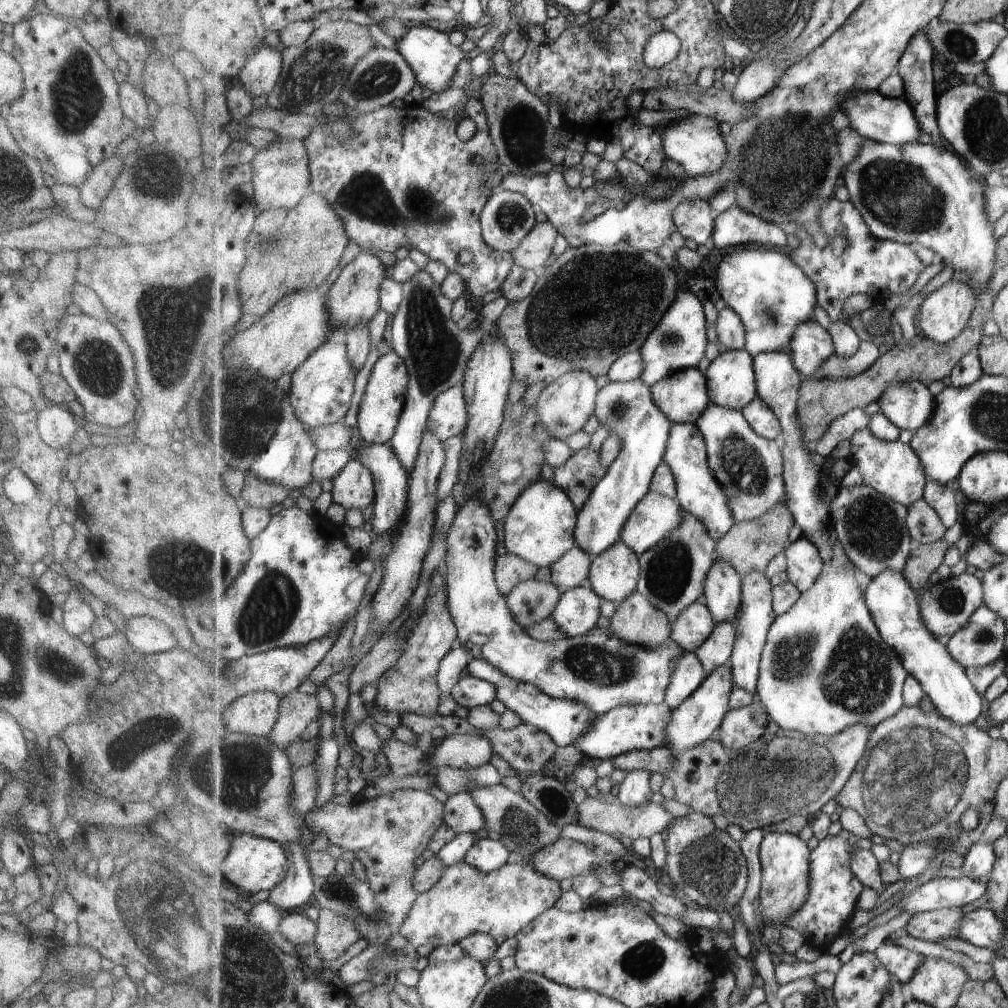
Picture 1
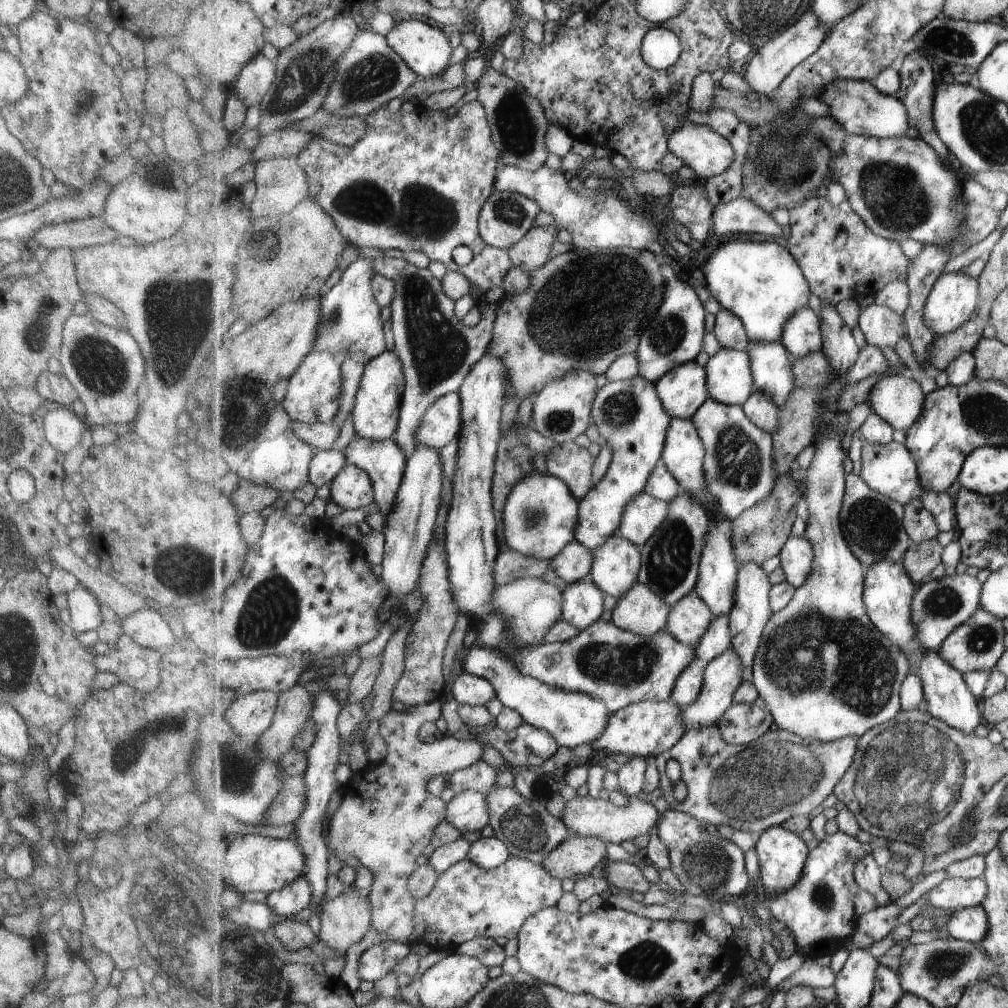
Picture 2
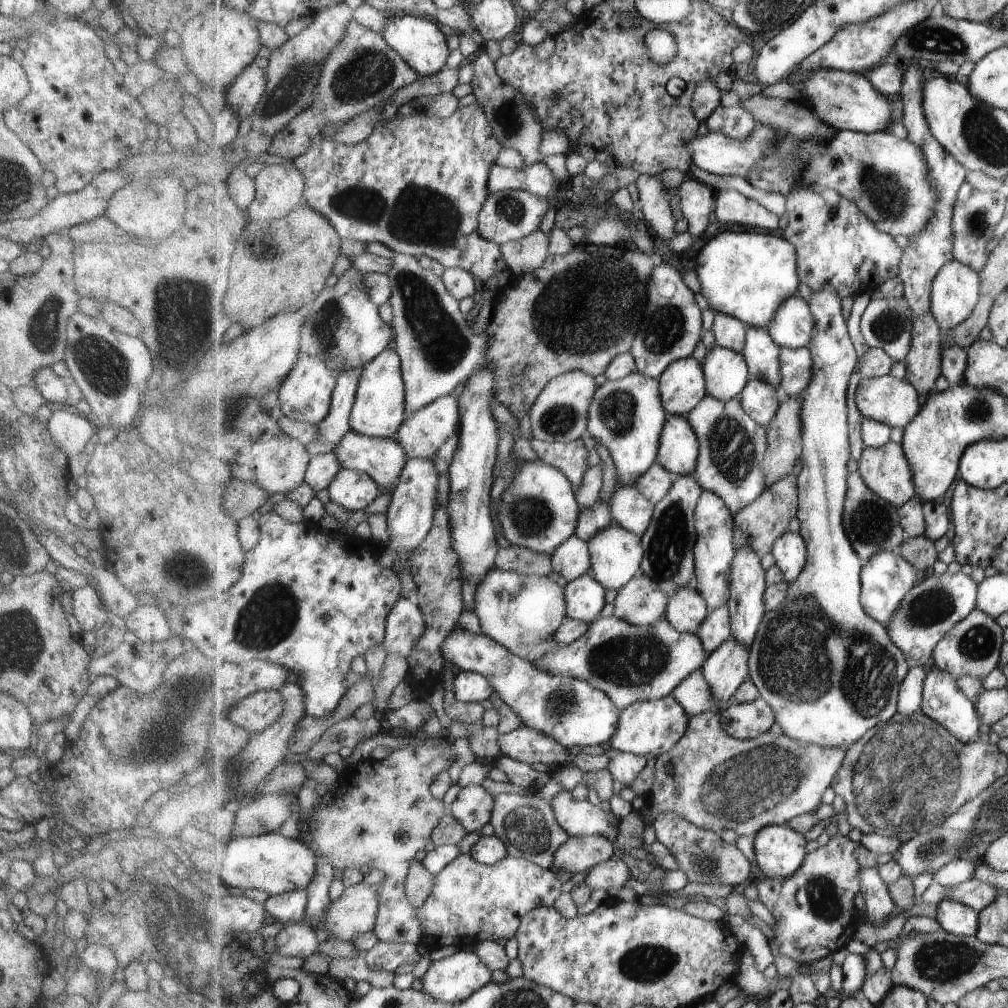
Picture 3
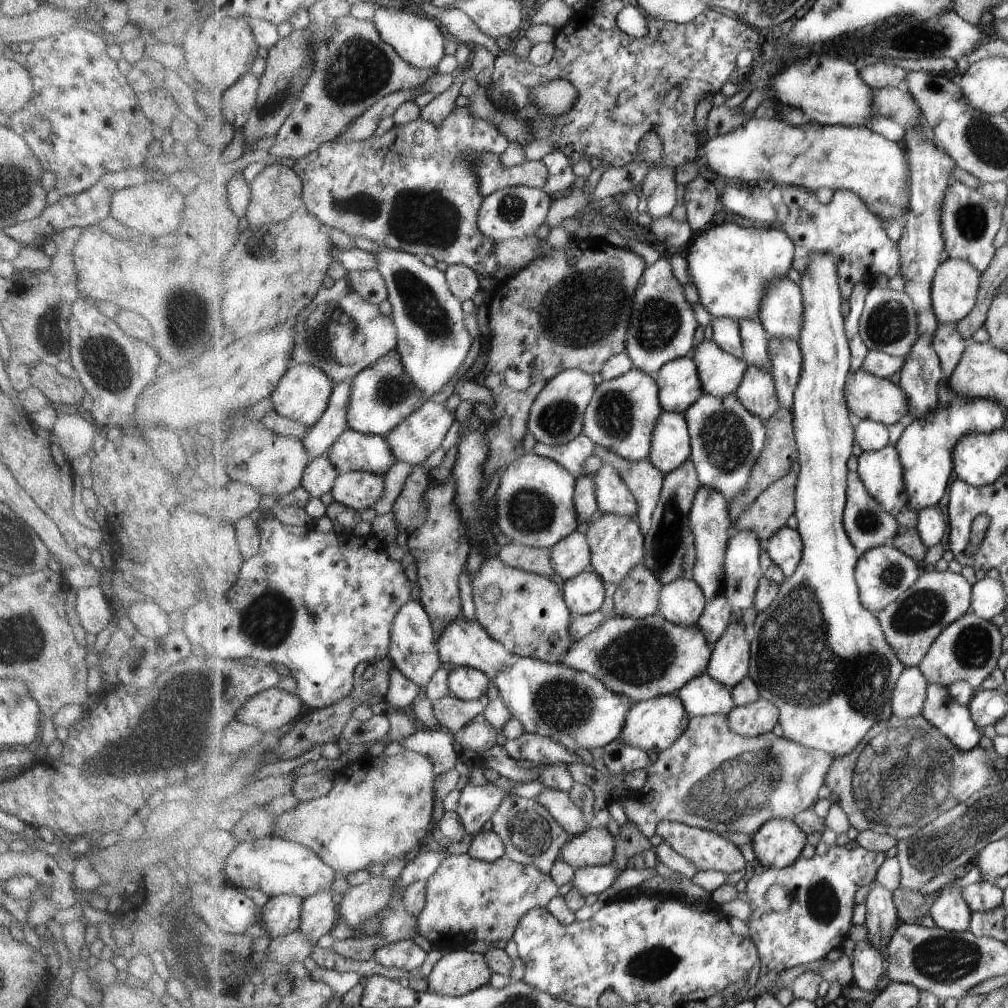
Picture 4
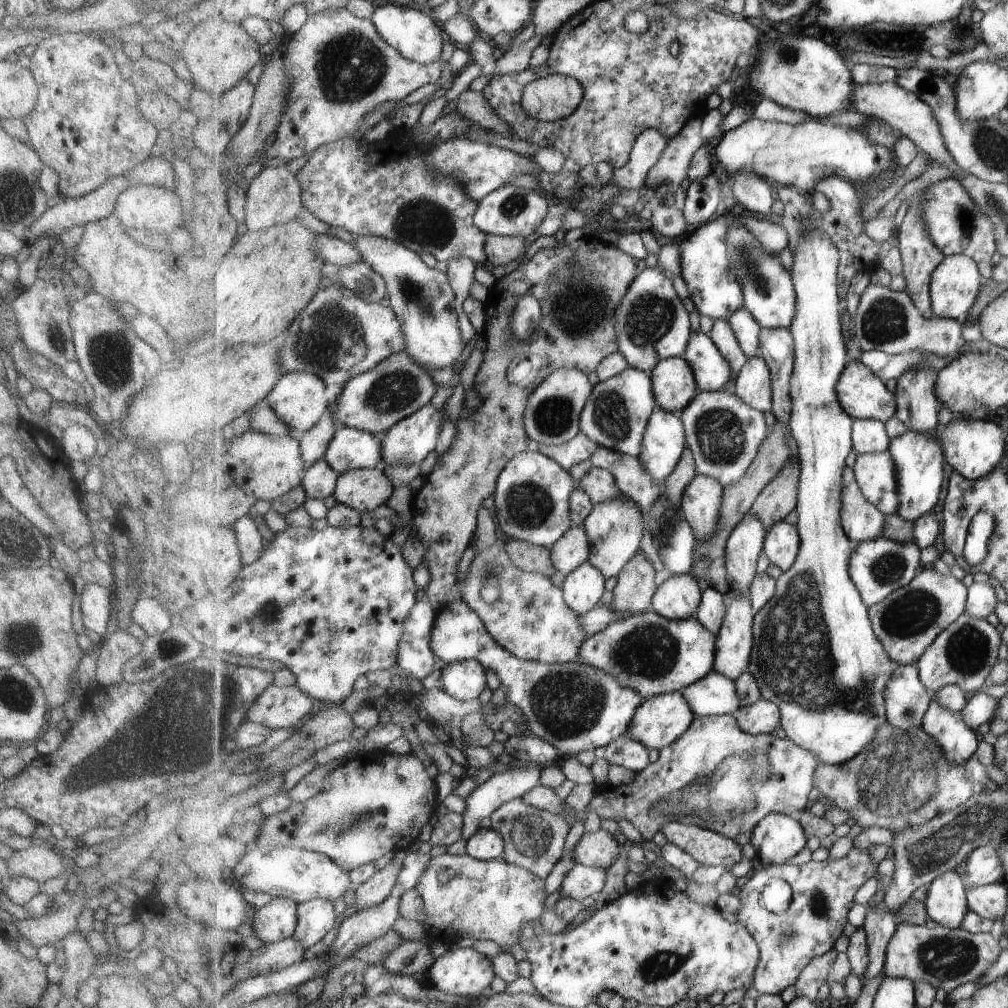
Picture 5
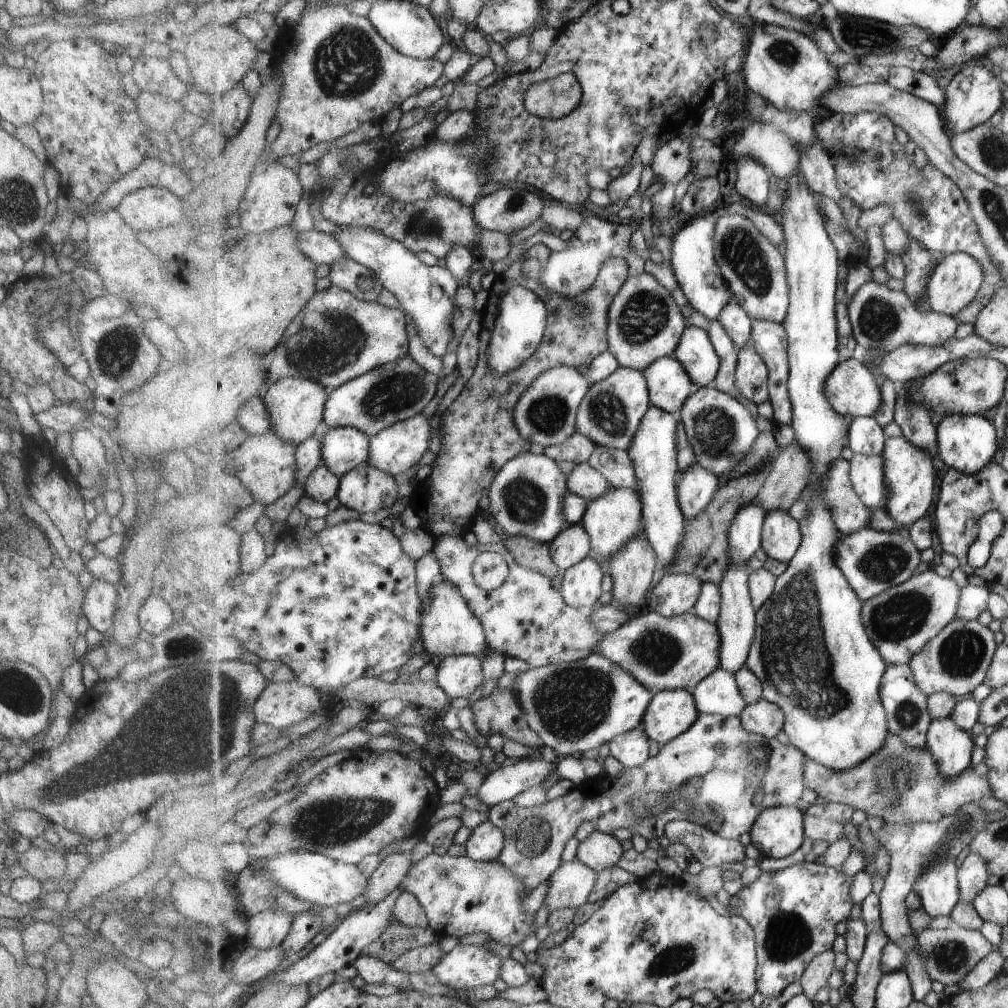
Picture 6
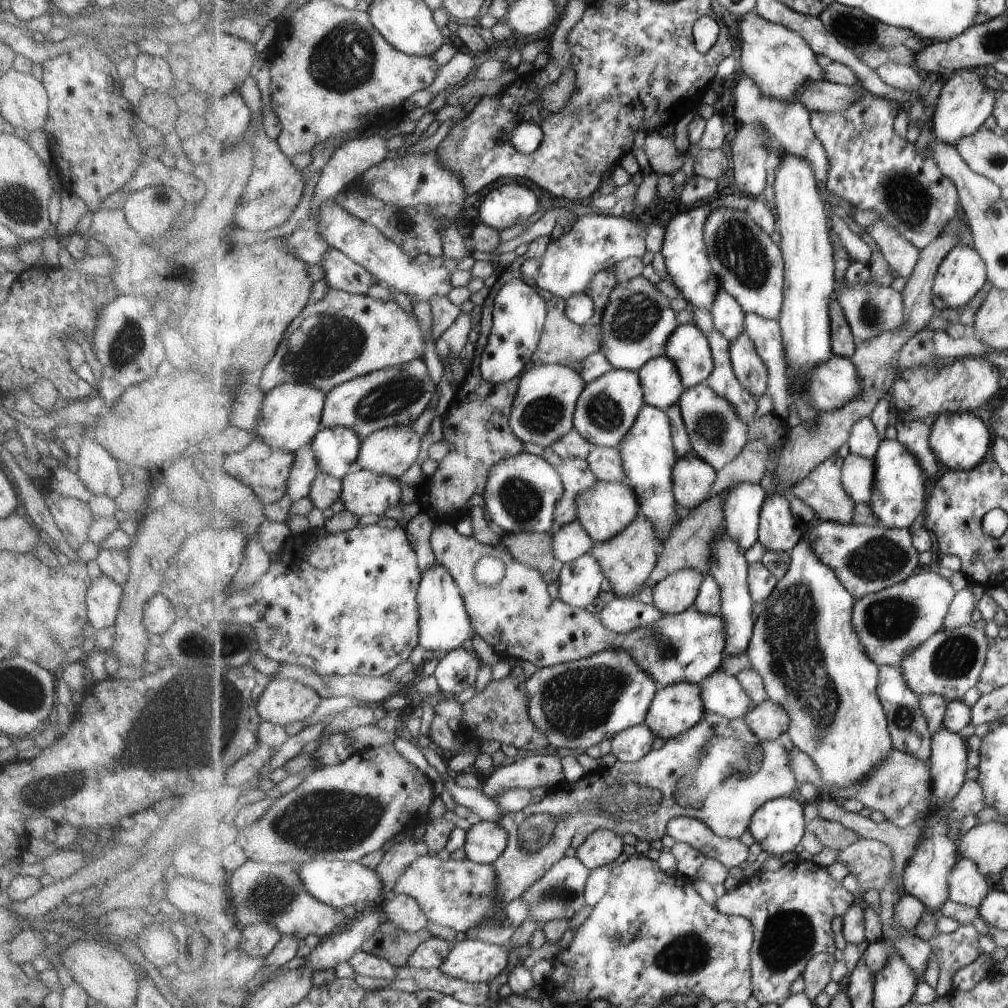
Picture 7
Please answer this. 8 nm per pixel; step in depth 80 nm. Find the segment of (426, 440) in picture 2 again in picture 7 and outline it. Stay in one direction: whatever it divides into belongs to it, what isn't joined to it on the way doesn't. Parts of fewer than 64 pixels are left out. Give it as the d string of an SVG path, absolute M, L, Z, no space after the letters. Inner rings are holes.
M411 425L408 427L394 426L378 430L363 440L361 452L355 464L375 474L387 475L399 479L415 464L415 460L419 458L419 452L422 452L422 439L424 440L425 437L421 438L421 436L411 428Z

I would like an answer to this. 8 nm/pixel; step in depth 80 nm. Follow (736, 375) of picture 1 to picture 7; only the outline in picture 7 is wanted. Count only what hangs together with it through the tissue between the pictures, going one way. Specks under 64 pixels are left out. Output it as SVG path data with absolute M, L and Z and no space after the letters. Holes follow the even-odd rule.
M692 322L677 327L669 337L665 355L677 365L687 389L706 381L715 368L708 335Z

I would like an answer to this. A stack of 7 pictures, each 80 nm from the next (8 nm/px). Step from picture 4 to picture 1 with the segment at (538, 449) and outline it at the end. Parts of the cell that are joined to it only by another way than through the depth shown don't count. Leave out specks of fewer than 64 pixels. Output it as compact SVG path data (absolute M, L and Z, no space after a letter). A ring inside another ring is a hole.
M585 447L554 468L554 482L568 493L579 510L607 471L600 463L600 451Z

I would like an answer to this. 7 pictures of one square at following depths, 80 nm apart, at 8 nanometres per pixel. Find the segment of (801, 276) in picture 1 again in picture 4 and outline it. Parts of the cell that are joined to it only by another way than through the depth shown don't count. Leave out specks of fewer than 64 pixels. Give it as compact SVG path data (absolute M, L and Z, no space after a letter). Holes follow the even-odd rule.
M723 222L719 226L715 226L707 231L702 232L700 235L694 238L692 245L687 248L688 255L686 256L687 263L689 264L689 276L691 276L691 282L698 291L700 297L700 304L706 309L706 311L713 317L726 317L736 320L759 320L761 318L761 308L765 304L765 298L769 294L769 286L777 286L777 282L788 278L787 272L789 268L793 268L793 262L796 261L796 250L793 240L784 232L780 225L775 227L757 228L757 226L739 226L735 222Z

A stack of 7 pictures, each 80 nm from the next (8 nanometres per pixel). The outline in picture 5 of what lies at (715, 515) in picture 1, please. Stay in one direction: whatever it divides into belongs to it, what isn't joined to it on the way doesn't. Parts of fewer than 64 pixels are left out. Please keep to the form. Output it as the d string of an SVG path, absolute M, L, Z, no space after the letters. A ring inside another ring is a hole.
M657 409L648 420L643 450L638 457L653 480L664 483L677 468L687 445L680 413Z

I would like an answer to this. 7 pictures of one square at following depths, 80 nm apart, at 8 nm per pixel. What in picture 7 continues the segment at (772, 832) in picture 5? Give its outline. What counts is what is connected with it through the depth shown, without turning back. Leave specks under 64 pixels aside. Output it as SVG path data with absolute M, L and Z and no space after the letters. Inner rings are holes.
M791 795L769 799L757 809L748 829L764 853L781 856L797 848L808 831L804 805L800 797Z

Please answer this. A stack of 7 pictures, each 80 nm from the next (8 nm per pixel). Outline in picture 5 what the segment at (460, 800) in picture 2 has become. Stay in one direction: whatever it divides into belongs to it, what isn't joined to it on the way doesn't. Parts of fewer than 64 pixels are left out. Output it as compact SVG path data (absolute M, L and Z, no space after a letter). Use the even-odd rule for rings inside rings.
M535 764L521 765L518 768L509 768L503 772L495 773L490 779L480 784L464 801L462 810L464 816L464 825L462 830L462 838L468 841L479 830L479 820L490 817L499 807L506 802L515 798L522 797L526 792L533 790L536 786L541 785L541 774L544 767Z

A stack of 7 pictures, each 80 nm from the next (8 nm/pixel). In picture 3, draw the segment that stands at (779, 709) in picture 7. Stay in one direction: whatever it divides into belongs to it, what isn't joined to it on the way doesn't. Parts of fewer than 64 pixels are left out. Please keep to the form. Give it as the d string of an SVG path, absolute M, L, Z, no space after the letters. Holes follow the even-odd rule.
M761 697L750 703L731 704L720 713L724 729L738 739L757 738L778 722L776 710Z

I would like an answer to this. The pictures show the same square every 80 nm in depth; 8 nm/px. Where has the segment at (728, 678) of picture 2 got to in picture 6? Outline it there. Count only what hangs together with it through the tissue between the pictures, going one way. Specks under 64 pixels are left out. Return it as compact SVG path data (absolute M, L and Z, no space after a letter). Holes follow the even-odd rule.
M729 563L723 580L718 584L722 594L720 620L716 622L716 625L720 627L722 638L721 668L734 673L745 666L756 637L757 608L750 593L750 573L751 568L747 563Z

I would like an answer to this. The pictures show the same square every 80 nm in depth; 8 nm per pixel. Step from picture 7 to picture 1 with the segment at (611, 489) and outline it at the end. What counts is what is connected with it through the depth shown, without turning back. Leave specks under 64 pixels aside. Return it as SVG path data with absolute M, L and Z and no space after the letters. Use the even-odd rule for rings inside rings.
M619 541L604 553L592 557L588 584L602 598L618 605L638 588L641 571L638 552Z

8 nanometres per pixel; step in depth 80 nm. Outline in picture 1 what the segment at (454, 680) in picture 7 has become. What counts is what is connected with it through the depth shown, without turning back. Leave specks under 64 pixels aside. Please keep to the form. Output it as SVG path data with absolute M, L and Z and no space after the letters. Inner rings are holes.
M469 674L463 677L452 690L459 706L472 709L478 706L489 706L497 699L496 686L485 679L478 679Z

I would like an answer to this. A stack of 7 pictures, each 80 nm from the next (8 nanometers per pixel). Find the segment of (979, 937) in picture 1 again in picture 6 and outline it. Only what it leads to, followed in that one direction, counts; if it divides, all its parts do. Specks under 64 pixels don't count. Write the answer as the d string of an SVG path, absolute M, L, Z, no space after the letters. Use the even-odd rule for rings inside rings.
M945 859L923 873L913 885L919 893L923 908L933 917L952 916L953 910L961 903L958 883L960 860Z

